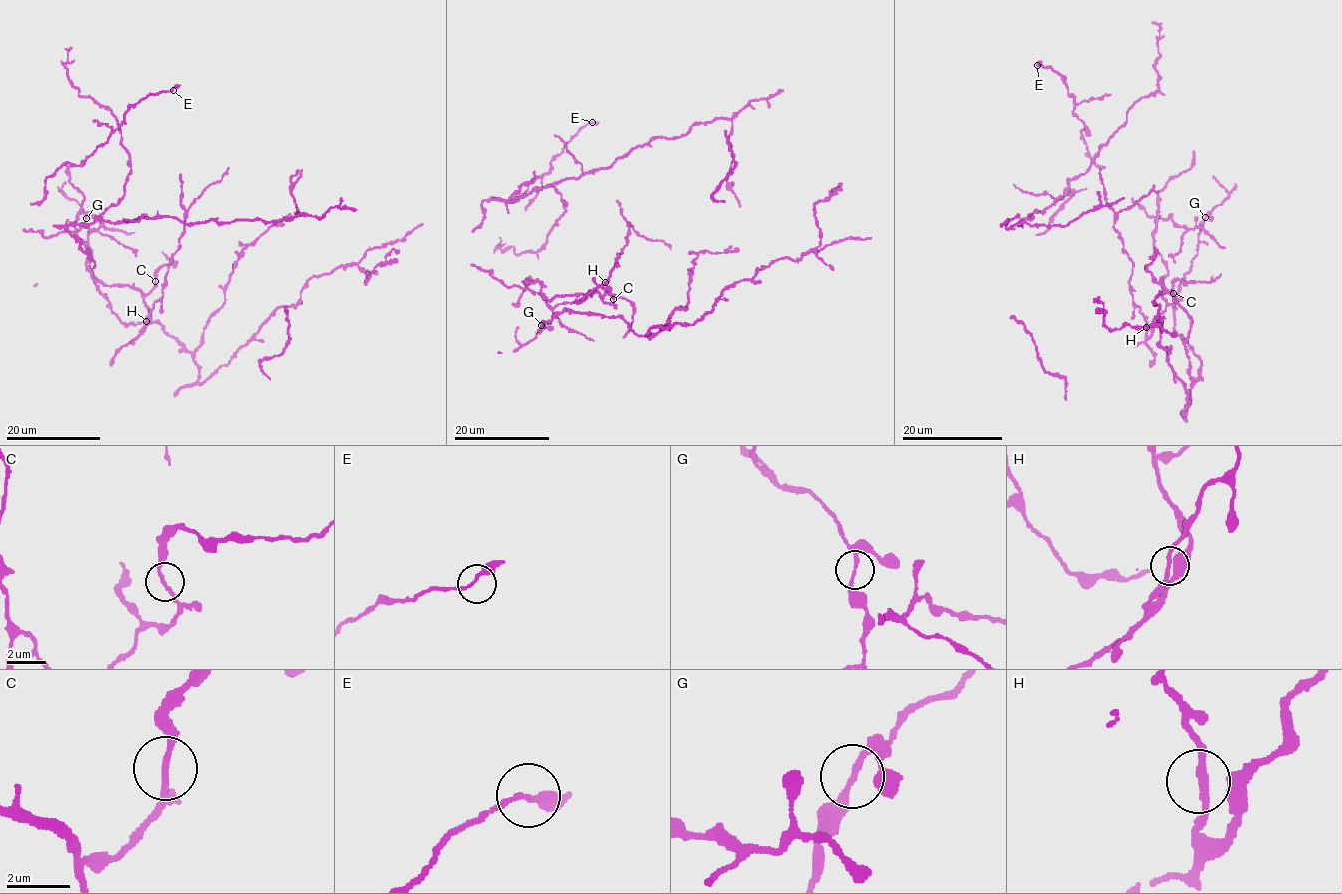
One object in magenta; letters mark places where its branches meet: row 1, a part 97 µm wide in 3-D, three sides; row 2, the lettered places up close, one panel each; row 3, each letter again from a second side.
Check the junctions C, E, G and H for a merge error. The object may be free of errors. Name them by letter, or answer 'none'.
none

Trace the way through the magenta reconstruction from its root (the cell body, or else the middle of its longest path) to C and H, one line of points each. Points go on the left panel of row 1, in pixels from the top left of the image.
C: (141, 293), (148, 294), (155, 281)
H: (141, 293), (151, 317), (144, 330), (146, 321)

